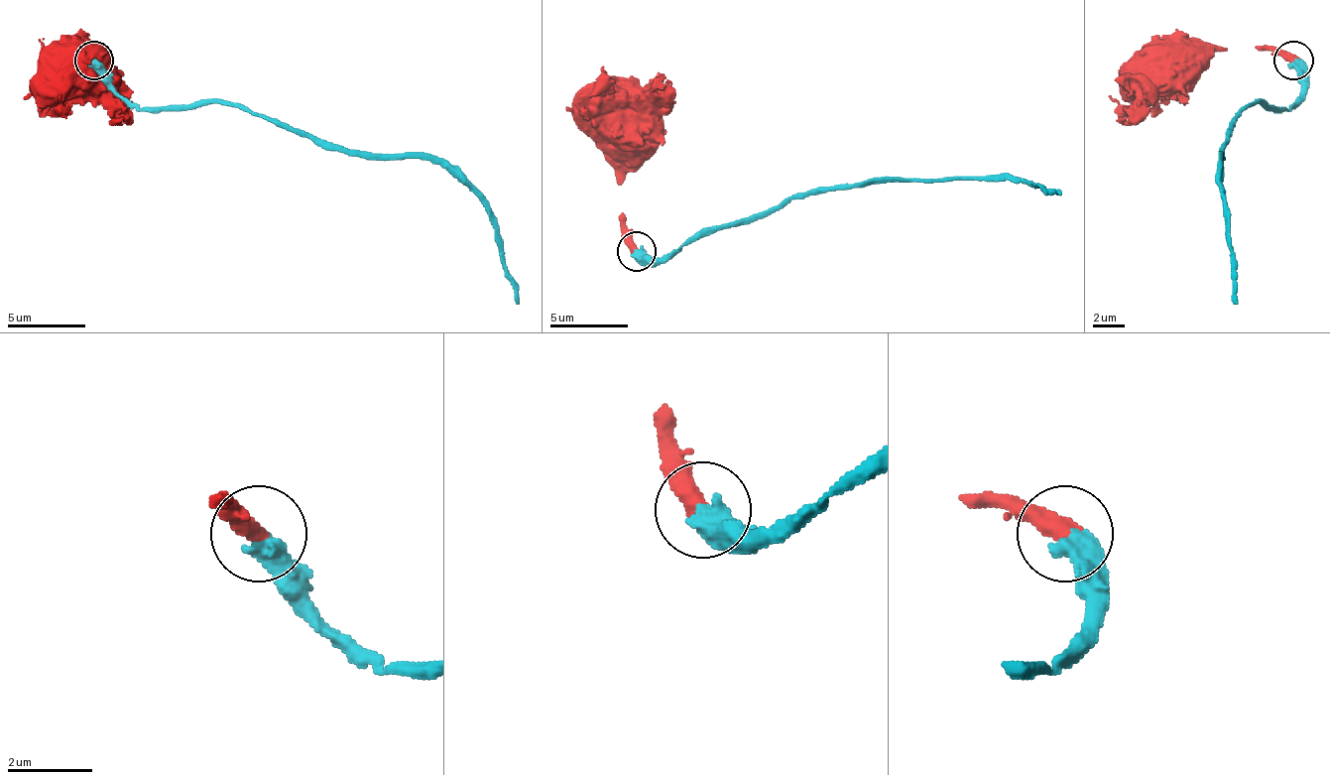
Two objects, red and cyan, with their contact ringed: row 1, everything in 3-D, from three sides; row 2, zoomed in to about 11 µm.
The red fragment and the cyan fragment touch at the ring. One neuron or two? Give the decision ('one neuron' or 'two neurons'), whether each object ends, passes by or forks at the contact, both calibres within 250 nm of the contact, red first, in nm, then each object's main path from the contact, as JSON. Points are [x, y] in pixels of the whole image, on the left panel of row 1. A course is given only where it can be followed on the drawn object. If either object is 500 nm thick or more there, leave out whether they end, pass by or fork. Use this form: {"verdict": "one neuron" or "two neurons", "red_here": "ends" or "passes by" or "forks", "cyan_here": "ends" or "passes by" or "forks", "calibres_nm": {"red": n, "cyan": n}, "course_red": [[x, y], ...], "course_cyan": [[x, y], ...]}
{"verdict": "one neuron", "calibres_nm": {"red": 480, "cyan": 600}, "course_red": [[94, 59], [79, 48], [79, 70], [75, 70]], "course_cyan": [[94, 59], [122, 94], [137, 106], [239, 102], [250, 113], [363, 153], [437, 157], [480, 199], [519, 305]]}

